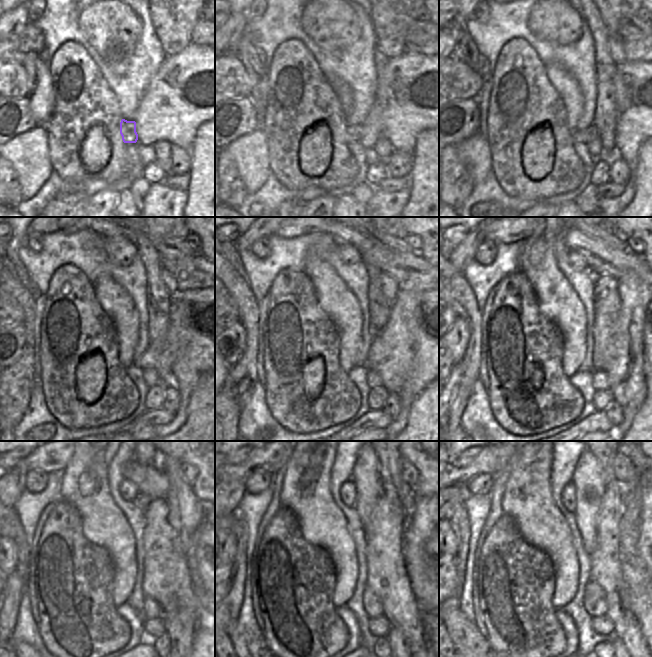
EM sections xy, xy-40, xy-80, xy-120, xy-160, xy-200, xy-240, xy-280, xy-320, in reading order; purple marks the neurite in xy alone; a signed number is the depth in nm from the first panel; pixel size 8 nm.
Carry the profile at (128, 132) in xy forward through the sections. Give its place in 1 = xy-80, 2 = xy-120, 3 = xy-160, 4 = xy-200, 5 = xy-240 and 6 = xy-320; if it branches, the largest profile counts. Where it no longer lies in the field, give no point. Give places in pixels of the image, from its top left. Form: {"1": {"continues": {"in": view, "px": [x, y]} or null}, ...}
{"1": {"continues": {"in": "xy-80", "px": [585, 136]}}, "2": {"continues": {"in": "xy-120", "px": [162, 356]}}, "3": {"continues": {"in": "xy-160", "px": [391, 355]}}, "4": {"continues": {"in": "xy-200", "px": [618, 349]}}, "5": {"continues": {"in": "xy-240", "px": [168, 577]}}, "6": {"continues": {"in": "xy-320", "px": [606, 570]}}}

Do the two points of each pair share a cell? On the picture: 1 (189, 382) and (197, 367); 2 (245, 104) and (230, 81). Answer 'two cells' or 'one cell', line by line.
1: one cell
2: two cells

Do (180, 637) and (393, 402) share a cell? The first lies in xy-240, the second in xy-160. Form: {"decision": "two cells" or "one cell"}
{"decision": "two cells"}

